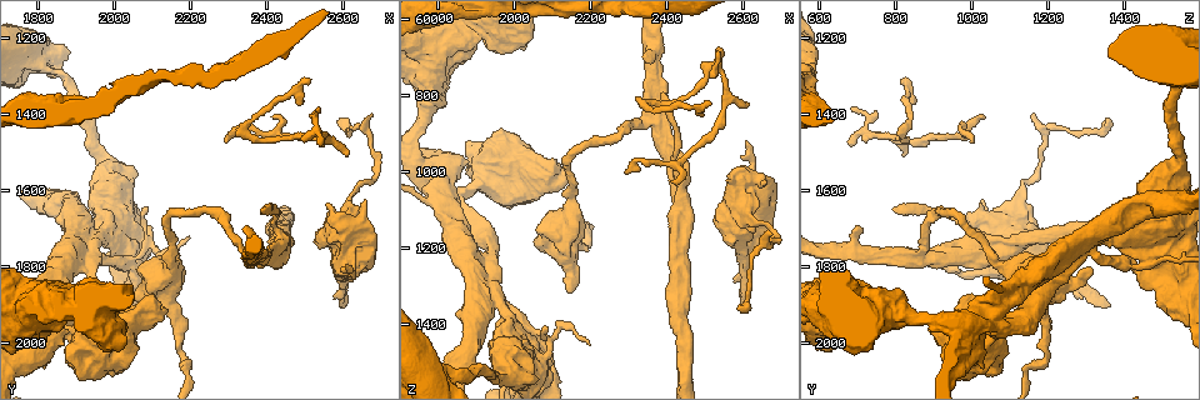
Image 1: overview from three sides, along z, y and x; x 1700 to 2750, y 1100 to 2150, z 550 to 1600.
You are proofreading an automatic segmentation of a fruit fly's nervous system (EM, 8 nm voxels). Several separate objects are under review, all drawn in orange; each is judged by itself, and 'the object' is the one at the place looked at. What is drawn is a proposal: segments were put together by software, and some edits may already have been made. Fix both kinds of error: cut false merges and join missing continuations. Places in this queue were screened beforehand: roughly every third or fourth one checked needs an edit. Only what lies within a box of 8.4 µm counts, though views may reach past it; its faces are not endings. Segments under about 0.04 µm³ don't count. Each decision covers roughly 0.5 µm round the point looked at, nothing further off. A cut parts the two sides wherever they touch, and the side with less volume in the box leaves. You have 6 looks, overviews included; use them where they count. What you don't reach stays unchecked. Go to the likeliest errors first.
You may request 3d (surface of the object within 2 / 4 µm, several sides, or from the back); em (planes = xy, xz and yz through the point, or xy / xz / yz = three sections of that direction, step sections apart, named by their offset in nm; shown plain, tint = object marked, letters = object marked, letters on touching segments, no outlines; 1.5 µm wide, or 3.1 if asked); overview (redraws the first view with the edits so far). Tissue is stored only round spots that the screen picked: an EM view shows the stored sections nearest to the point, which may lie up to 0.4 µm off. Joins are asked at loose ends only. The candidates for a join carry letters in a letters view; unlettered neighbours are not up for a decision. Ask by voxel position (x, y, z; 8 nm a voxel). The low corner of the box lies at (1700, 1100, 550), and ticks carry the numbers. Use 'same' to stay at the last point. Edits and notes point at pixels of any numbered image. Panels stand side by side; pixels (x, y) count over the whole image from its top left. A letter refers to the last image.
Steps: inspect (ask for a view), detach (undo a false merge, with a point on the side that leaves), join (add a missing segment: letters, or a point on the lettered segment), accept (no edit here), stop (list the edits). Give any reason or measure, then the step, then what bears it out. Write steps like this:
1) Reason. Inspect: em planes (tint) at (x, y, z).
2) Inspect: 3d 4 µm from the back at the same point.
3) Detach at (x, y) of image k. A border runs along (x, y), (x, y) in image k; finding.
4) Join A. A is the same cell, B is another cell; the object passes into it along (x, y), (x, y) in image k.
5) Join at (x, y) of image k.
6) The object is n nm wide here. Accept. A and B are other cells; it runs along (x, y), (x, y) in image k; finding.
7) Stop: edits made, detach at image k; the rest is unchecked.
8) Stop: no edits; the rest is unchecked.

Inspect: 3d 2 µm at (2615, 1895, 1370).

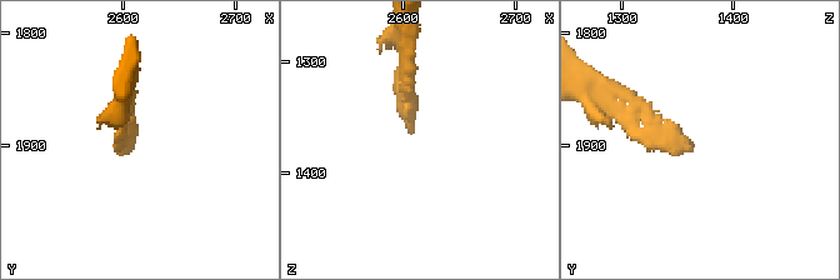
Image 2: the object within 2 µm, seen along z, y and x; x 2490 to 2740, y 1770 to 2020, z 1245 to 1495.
Now the EM. Inspect: em xy step 4 (letters) at (2608, 1902, 1364).

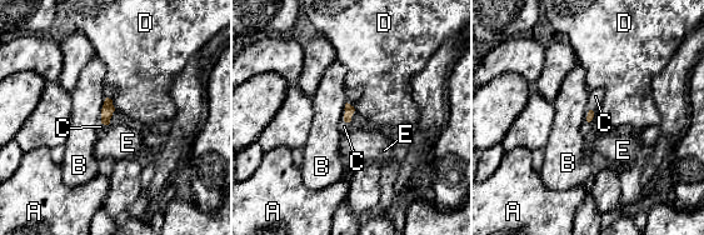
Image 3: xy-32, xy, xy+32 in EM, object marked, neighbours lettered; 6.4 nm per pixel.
Join C. C is the same cell, A, B, D and E are other cells; the object passes into it along (349, 110), (350, 118), (344, 126) in image 3; it goes on there.

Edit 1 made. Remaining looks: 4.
See it whole again. Inspect: overview.

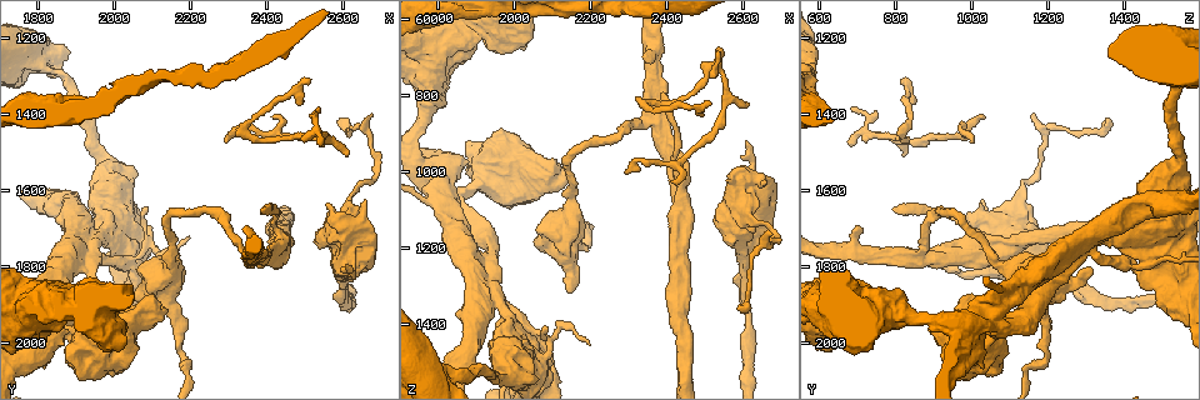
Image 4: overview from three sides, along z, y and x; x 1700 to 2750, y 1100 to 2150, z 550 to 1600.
Sharp bend. Inspect: em planes (tint) at (2370, 1770, 855).

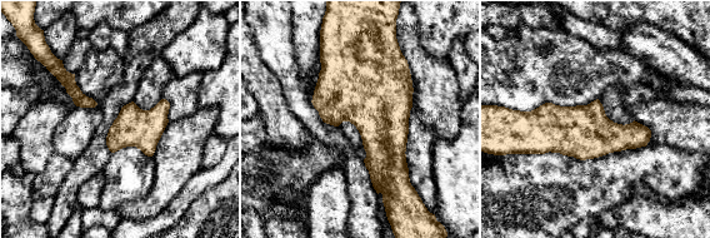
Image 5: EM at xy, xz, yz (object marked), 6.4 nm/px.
Inspect: em planes (letters) at the same point.

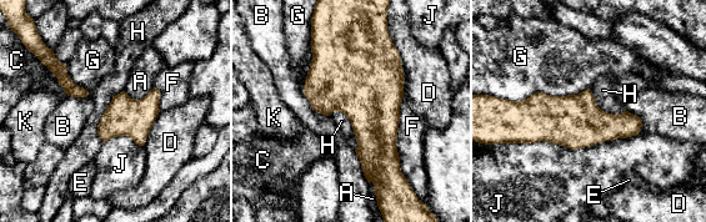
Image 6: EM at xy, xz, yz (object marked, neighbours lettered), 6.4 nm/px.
Accept. A, B, C, D, E, F, G, H, J and K are other cells; it runs along (489, 105), (507, 120), (637, 122) in image 6; one neuron here.

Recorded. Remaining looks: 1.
Stop: edits made, join at image 3; the rest is unchecked.

